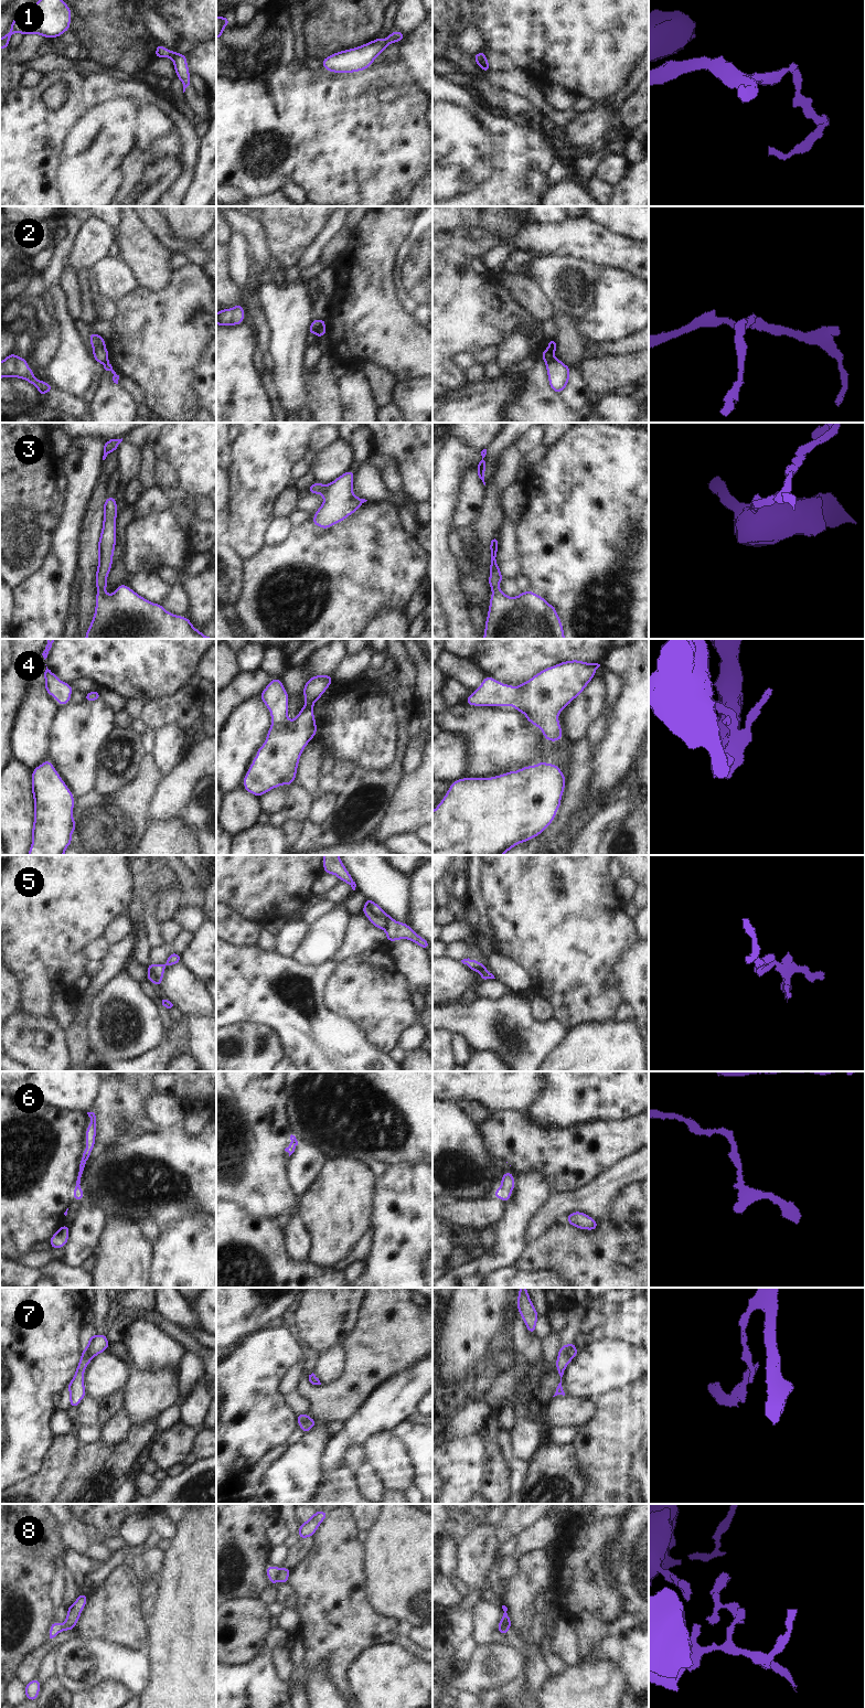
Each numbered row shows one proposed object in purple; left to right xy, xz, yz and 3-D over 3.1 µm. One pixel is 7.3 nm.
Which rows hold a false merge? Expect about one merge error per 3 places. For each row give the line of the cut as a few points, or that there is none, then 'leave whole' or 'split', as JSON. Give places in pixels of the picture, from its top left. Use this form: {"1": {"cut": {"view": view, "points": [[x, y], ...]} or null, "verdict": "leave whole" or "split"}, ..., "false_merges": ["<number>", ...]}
{"1": {"cut": null, "verdict": "leave whole"}, "2": {"cut": {"view": "xz", "points": [[322, 319], [314, 333]]}, "verdict": "split"}, "3": {"cut": null, "verdict": "leave whole"}, "4": {"cut": null, "verdict": "leave whole"}, "5": {"cut": {"view": "xz", "points": [[364, 905], [365, 909], [374, 915], [383, 915], [385, 913]]}, "verdict": "split"}, "6": {"cut": null, "verdict": "leave whole"}, "7": {"cut": {"view": "yz", "points": [[568, 1344], [568, 1355], [572, 1358]]}, "verdict": "split"}, "8": {"cut": {"view": "xz", "points": [[279, 1568], [277, 1579]]}, "verdict": "split"}, "false_merges": ["2", "5", "7", "8"]}

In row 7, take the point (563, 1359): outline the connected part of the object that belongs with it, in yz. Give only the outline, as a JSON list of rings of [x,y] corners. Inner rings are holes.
[[[563,1344],[558,1351],[558,1355],[556,1358],[556,1370],[558,1371],[558,1374],[560,1376],[560,1383],[558,1384],[558,1386],[556,1388],[556,1392],[553,1397],[555,1397],[557,1395],[565,1396],[565,1392],[562,1387],[562,1377],[565,1373],[567,1365],[572,1362],[572,1357],[568,1355],[569,1348],[570,1348],[570,1345]]]

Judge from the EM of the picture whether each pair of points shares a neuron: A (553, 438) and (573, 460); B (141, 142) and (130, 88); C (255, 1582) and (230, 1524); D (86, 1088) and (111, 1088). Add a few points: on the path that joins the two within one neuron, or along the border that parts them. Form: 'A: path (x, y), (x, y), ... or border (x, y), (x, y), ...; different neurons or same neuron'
A: border (565, 434), (547, 448); different neurons
B: path (121, 136), (104, 118), (104, 103), (110, 96); same neuron
C: path (249, 1568), (245, 1554), (232, 1538); same neuron
D: border (102, 1082), (93, 1101); different neurons

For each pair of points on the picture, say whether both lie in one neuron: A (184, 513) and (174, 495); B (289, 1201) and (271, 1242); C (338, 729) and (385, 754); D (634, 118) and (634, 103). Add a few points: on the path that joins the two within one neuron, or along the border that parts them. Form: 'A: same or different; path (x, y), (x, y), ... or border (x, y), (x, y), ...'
A: same; path (180, 509), (175, 500)
B: different; border (254, 1215), (260, 1218), (271, 1218), (283, 1230)
C: same; path (350, 729), (358, 729), (373, 745)
D: same; path (634, 115), (634, 106)

